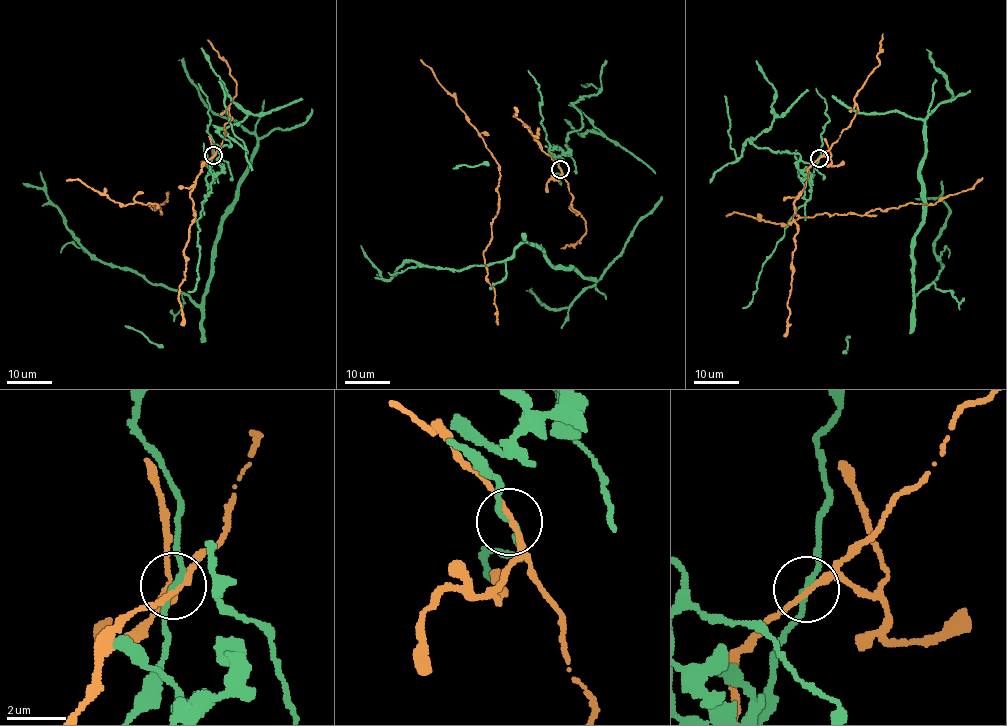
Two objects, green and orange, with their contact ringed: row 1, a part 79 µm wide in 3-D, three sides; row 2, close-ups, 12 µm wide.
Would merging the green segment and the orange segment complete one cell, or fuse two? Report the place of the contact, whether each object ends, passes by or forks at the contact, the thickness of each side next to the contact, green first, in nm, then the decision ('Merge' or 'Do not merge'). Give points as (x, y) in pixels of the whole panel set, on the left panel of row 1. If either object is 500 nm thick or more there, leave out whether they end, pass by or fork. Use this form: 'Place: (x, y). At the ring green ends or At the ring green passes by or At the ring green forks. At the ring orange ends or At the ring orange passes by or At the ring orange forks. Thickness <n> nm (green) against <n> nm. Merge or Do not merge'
Place: (213, 155). At the ring green passes by. At the ring orange passes by. Thickness 180 nm (green) against 180 nm. Do not merge

